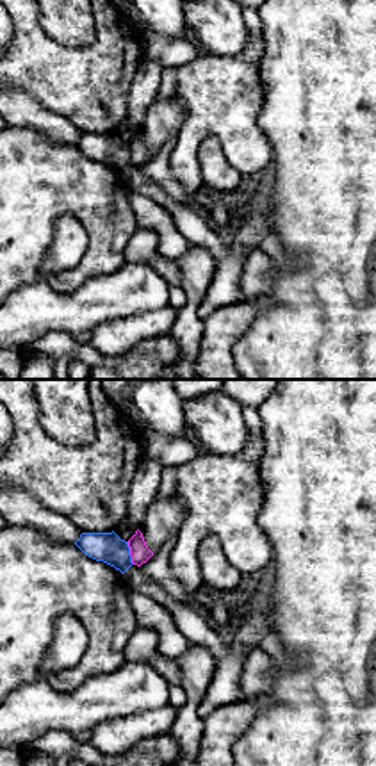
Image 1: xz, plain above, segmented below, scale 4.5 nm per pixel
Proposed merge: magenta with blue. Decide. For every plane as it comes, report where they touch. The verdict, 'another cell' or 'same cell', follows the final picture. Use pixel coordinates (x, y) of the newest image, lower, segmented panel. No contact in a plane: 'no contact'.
(130, 553)

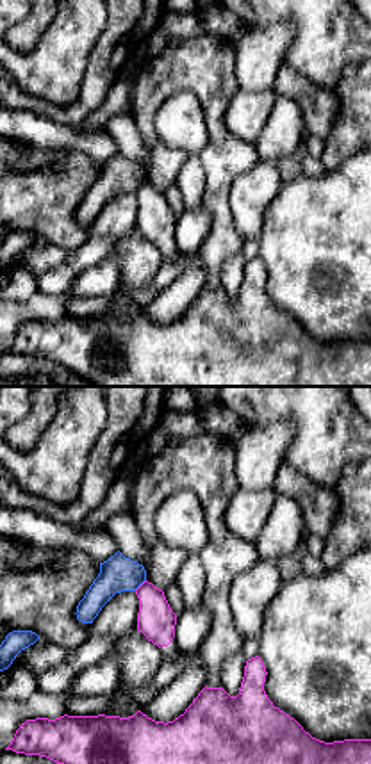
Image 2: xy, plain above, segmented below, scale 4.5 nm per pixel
(141, 585)

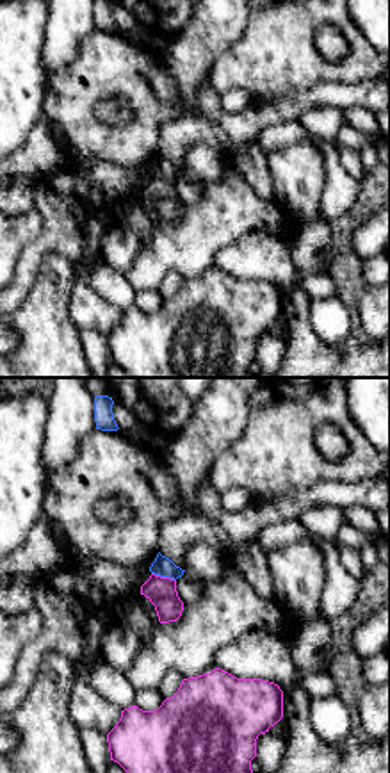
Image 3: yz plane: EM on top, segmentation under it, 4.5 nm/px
(164, 577)

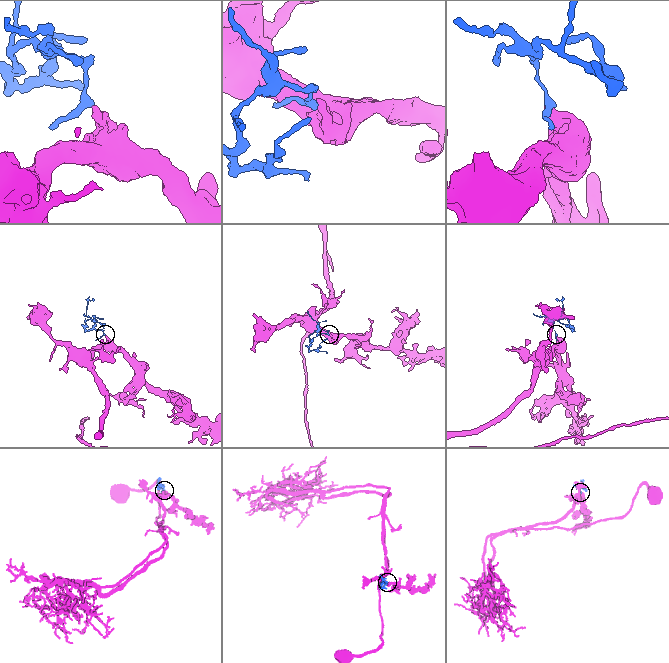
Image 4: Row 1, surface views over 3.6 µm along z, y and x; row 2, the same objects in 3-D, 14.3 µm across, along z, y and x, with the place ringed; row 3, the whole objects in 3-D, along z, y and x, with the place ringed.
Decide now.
another cell

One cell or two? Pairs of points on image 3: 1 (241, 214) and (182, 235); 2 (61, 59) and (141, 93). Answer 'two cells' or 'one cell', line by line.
1: one cell
2: two cells

